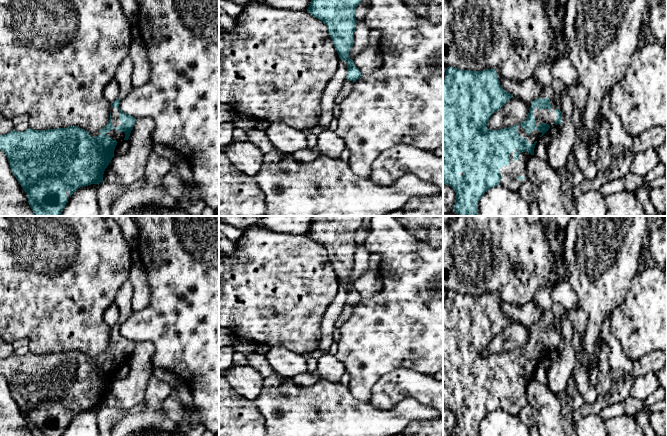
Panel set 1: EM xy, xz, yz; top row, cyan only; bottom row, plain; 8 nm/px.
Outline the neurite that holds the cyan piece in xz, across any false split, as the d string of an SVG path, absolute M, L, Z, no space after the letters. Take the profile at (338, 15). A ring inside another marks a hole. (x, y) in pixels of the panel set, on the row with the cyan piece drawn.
M311 0L307 11L326 26L339 58L347 63L347 76L336 103L341 103L350 93L353 83L362 73L349 58L354 44L357 20L355 9L362 0Z

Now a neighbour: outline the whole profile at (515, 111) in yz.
M513 97L500 110L494 112L487 124L489 130L500 130L524 122L529 113L529 105L520 97Z

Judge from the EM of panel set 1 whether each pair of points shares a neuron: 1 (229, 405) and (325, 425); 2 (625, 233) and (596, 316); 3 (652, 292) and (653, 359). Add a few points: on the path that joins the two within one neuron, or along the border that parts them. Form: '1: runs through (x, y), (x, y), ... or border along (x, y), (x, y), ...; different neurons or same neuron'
1: border along (253, 402), (264, 418), (266, 425); different neurons
2: runs through (604, 254), (601, 264), (601, 287), (598, 295); same neuron
3: border along (656, 351), (651, 351), (633, 361); different neurons

